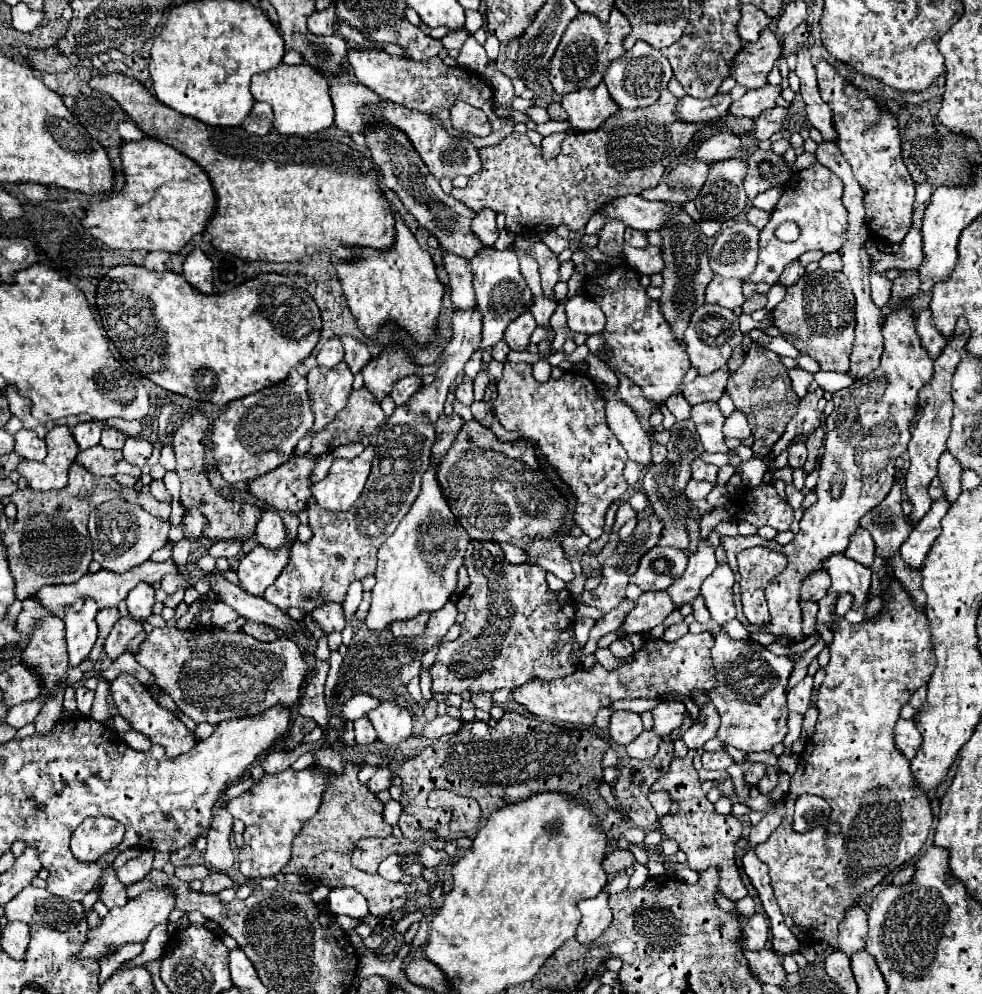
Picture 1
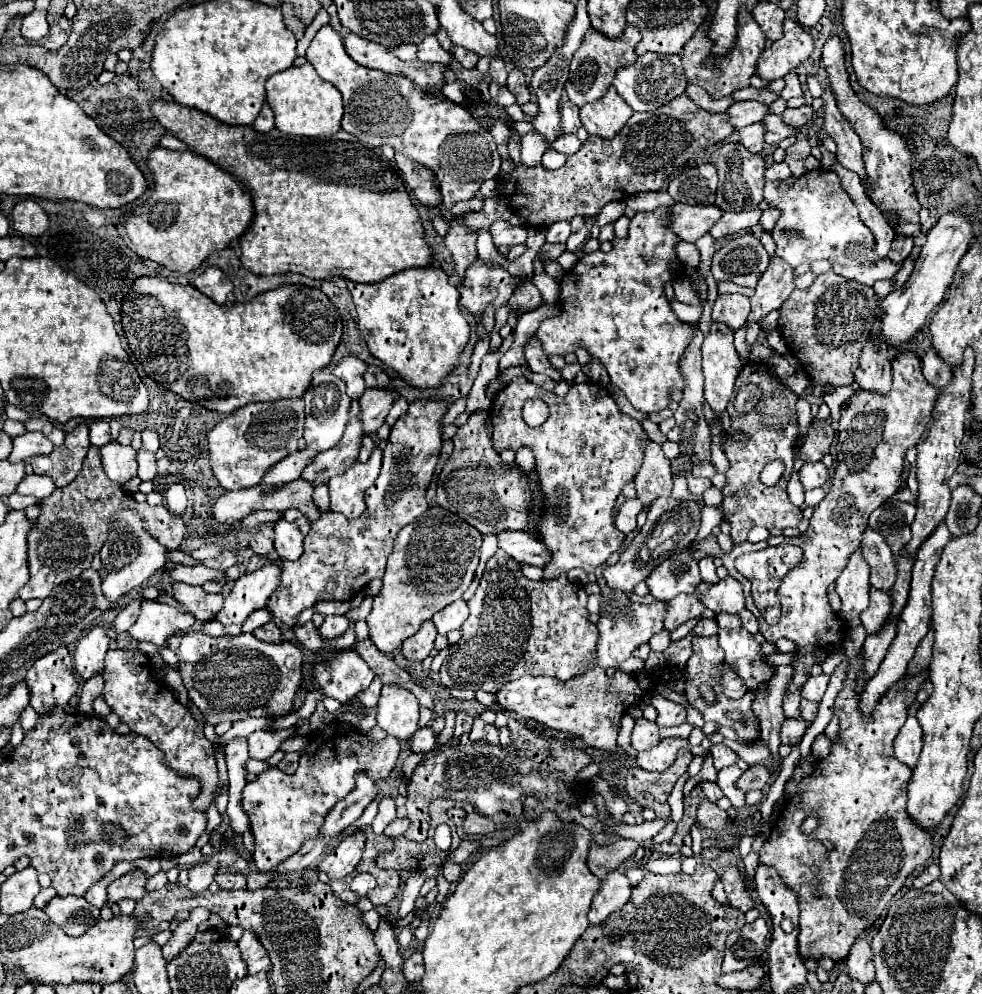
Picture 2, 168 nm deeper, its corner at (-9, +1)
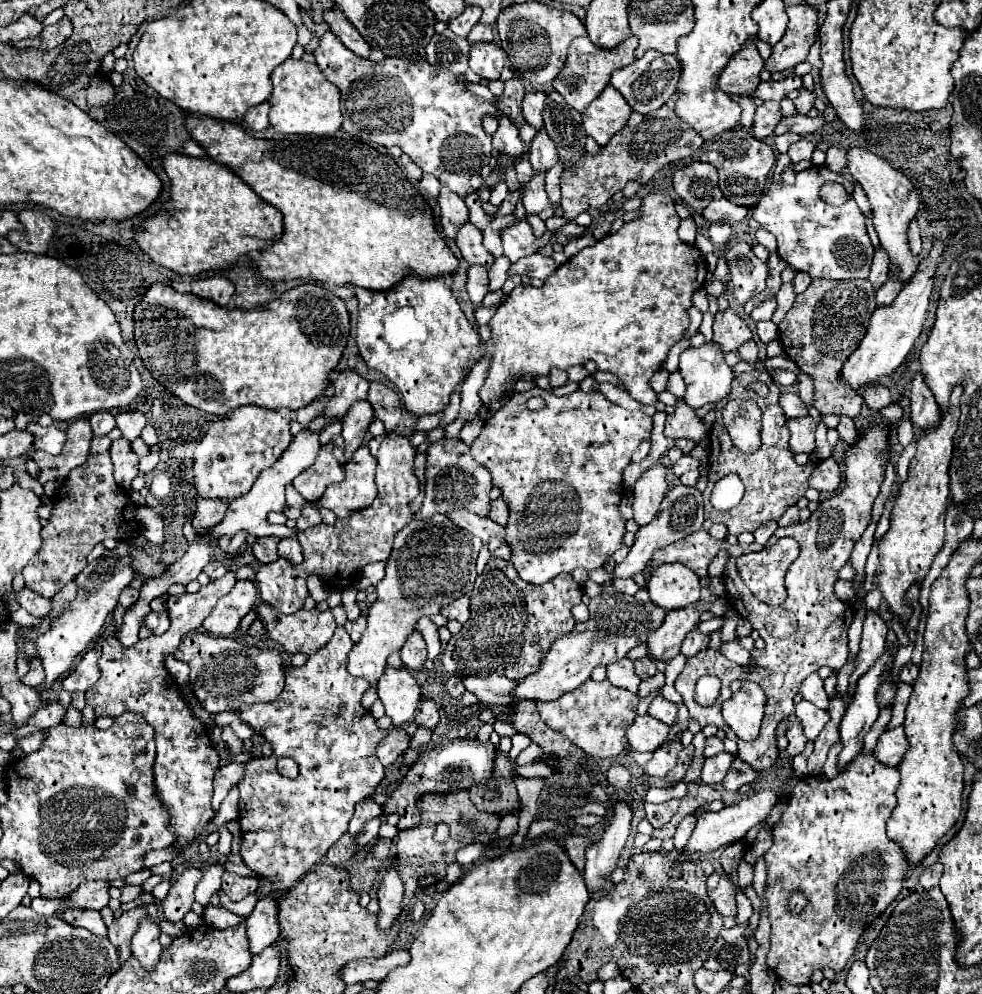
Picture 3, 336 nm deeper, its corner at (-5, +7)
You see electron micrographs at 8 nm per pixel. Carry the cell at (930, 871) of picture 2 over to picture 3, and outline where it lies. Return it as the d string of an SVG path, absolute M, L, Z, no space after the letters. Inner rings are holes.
M934 863L934 865L926 867L924 873L920 875L920 885L922 885L924 889L930 889L930 887L938 885L940 875L942 875L942 865L940 865L940 863Z

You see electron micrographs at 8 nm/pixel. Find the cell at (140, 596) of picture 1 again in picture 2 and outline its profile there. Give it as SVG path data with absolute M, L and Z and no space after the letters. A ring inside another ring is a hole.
M144 601L136 625L132 625L128 633L136 641L150 641L158 645L158 649L162 649L168 637L172 637L174 633L186 633L192 625L194 621L190 613L180 613L166 603Z

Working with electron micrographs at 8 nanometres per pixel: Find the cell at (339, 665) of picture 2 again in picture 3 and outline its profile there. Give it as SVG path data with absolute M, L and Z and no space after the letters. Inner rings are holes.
M338 627L338 629L334 631L332 639L330 639L324 647L320 647L318 651L314 651L314 653L308 657L306 665L302 665L302 667L286 667L286 669L284 669L284 671L286 671L286 685L284 685L284 691L280 693L280 697L278 697L276 701L272 701L272 703L254 703L254 705L248 705L248 707L240 707L240 719L250 725L255 732L261 734L264 739L272 745L272 751L274 751L270 757L262 757L262 759L248 761L248 763L246 763L246 773L244 773L242 781L238 783L238 789L240 789L240 821L238 821L238 823L240 823L242 839L244 839L240 855L242 855L244 863L246 863L254 873L258 873L260 877L270 879L270 881L274 883L274 891L272 891L268 897L258 899L254 911L244 919L246 937L248 937L248 945L250 945L250 953L252 953L252 955L260 955L266 947L274 945L276 939L278 939L278 935L280 935L280 933L278 933L278 925L276 925L276 895L282 895L288 887L294 885L294 881L298 881L304 873L308 873L308 871L312 871L312 867L316 867L316 863L326 855L326 851L346 833L348 821L350 821L352 815L354 815L354 805L356 805L358 801L364 801L366 797L370 797L370 795L374 793L376 785L384 779L384 765L382 765L382 763L378 761L378 757L376 757L376 747L378 747L378 743L388 735L388 731L378 729L376 719L374 719L368 711L364 711L364 709L360 707L360 697L362 697L362 693L370 687L370 683L368 683L366 679L362 679L362 677L354 677L354 675L348 673L346 663L348 663L348 653L352 651L352 647L354 647L354 643L352 643L350 635L346 633L346 629L344 629L344 627ZM280 757L292 757L292 759L298 763L300 775L298 775L296 779L282 777L282 775L276 771L276 759L280 759Z

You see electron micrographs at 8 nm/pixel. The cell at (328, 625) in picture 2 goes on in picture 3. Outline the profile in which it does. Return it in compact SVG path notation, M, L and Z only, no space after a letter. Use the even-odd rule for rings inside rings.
M258 603L258 617L264 621L268 635L278 641L288 653L316 651L328 643L336 629L332 611L306 611L300 609L294 615L282 615L280 611Z

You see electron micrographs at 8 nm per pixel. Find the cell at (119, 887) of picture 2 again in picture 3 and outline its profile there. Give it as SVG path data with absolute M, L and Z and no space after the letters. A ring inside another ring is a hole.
M102 879L82 883L70 895L70 901L56 911L56 915L60 915L60 911L64 911L70 905L78 905L78 907L84 907L84 909L102 909L110 901L110 893L108 891L110 891L110 883L108 881L102 881Z

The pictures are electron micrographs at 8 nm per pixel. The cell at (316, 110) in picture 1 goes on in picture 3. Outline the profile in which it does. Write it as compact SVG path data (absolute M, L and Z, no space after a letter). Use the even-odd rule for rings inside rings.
M290 57L282 65L278 65L272 75L272 95L270 103L270 125L274 131L290 135L332 135L342 125L340 113L340 91L334 83L330 83L324 73L316 67L316 63L306 63L302 59Z

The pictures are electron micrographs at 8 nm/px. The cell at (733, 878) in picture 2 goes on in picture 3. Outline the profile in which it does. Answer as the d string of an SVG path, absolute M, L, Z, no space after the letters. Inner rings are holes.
M722 877L718 887L714 891L710 891L708 897L714 901L720 915L736 917L736 913L738 913L738 909L736 909L736 891L734 891L734 885L732 885L730 877Z

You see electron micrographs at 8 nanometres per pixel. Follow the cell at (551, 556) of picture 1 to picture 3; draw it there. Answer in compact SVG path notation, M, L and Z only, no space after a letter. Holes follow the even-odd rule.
M452 511L452 513L448 513L448 517L458 527L480 537L484 543L488 543L492 537L506 539L506 527L500 523L494 523L490 517L480 517L480 515L470 513L470 511Z

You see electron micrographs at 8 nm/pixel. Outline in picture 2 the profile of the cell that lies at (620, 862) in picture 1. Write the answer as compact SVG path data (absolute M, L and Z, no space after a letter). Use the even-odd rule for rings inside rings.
M622 837L616 839L614 845L592 843L588 853L588 867L598 879L604 879L612 869L618 869L624 861L628 861L638 847L640 847L638 841Z

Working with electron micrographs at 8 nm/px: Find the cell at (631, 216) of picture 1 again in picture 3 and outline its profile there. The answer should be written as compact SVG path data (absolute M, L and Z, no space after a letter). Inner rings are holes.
M718 199L718 201L712 201L704 209L702 217L710 223L738 223L748 213L750 213L750 209L746 209L742 205L734 205L734 203L728 203L726 199Z

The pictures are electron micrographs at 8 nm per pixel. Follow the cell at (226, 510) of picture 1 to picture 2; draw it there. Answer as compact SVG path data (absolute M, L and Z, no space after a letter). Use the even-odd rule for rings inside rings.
M264 525L264 529L260 529L252 535L250 549L256 555L264 555L264 557L272 553L272 549L274 549L274 529L272 529L272 525Z

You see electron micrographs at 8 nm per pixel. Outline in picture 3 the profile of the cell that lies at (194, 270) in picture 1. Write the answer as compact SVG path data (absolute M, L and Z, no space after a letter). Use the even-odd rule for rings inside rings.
M210 275L206 279L192 281L192 293L224 307L234 295L234 283L224 275Z

